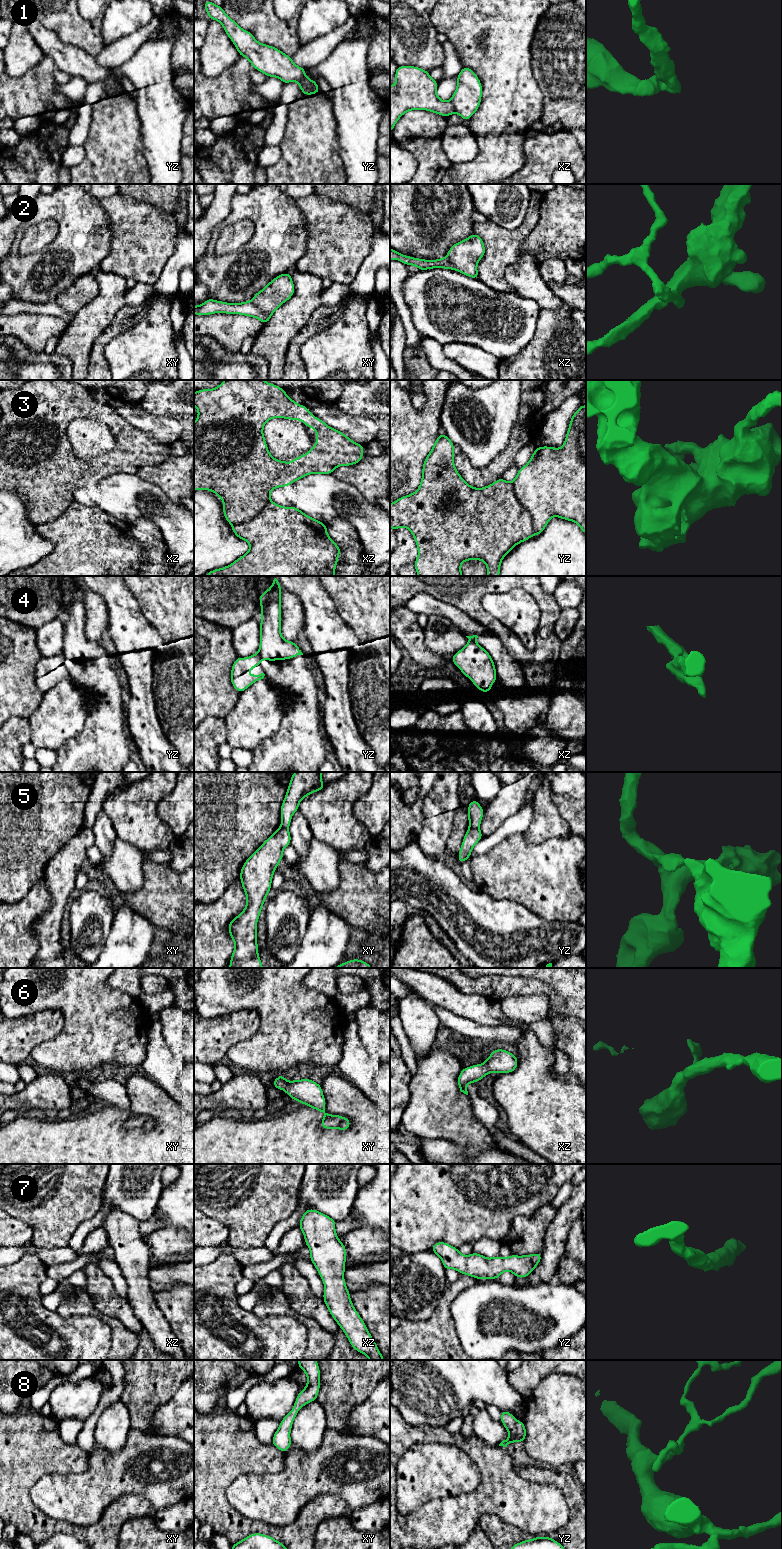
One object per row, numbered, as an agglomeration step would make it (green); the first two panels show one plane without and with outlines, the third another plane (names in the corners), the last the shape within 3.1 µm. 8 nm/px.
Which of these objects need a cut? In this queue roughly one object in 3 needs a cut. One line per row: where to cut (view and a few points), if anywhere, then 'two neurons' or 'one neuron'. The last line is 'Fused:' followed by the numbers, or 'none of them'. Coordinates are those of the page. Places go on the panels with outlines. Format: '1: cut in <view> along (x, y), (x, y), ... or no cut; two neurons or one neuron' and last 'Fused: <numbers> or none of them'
1: cut in yz along (314, 80), (307, 94); two neurons
2: cut in xy along (251, 300), (260, 310), (271, 315); two neurons
3: cut in yz along (511, 483), (517, 500), (531, 517), (534, 534); two neurons
4: cut in yz along (258, 652), (262, 658); two neurons
5: cut in yz along (469, 826), (478, 828); two neurons
6: no cut; one neuron
7: no cut; one neuron
8: no cut; one neuron
Fused: 1, 2, 3, 4, 5

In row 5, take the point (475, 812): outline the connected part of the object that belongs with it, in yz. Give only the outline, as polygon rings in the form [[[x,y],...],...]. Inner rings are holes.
[[[477,800],[468,804],[468,820],[470,828],[479,828],[484,815],[484,810]]]

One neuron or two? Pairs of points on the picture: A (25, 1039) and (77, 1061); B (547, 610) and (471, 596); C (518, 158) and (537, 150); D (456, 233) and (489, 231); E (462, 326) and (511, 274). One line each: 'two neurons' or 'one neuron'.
A: two neurons
B: one neuron
C: two neurons
D: two neurons
E: two neurons

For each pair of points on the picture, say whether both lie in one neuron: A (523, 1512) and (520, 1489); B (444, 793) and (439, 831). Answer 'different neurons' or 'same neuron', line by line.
A: same neuron
B: same neuron

